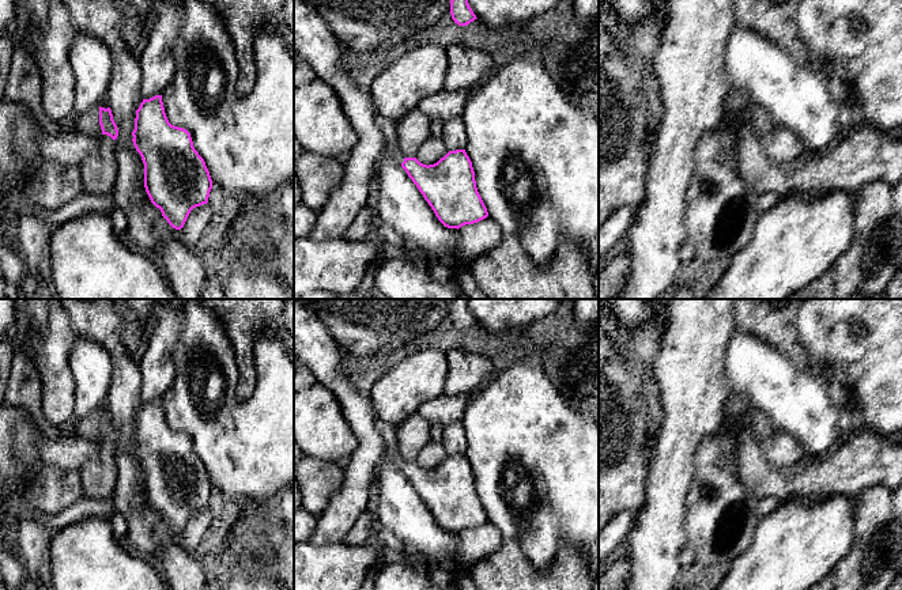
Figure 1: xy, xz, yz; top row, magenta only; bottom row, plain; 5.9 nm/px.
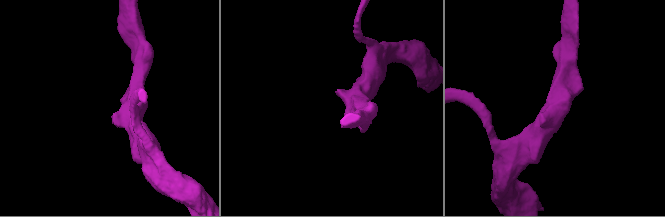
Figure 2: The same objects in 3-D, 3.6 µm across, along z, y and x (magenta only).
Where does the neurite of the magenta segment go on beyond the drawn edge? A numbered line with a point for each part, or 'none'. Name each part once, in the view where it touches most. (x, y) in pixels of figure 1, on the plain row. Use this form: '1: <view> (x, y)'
1: xy (87, 427)

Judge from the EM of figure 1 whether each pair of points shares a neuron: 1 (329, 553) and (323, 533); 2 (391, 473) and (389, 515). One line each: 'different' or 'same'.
1: different
2: same

